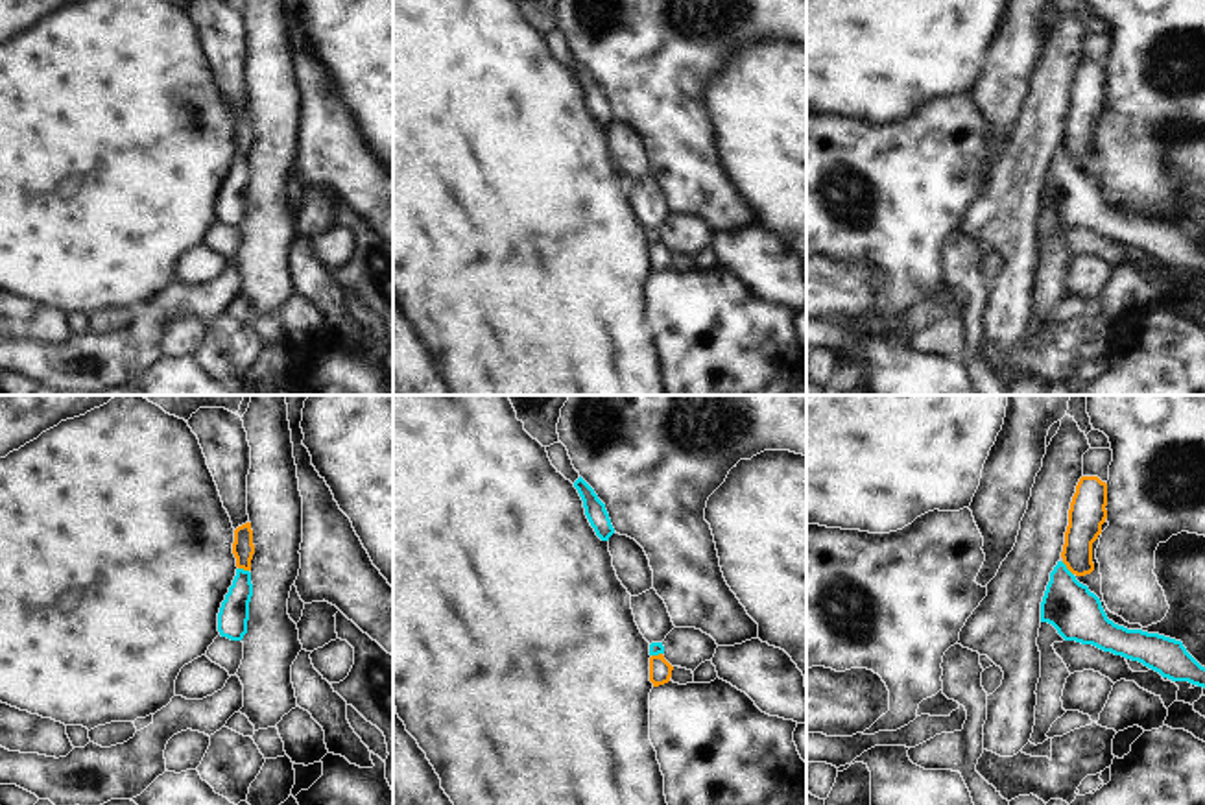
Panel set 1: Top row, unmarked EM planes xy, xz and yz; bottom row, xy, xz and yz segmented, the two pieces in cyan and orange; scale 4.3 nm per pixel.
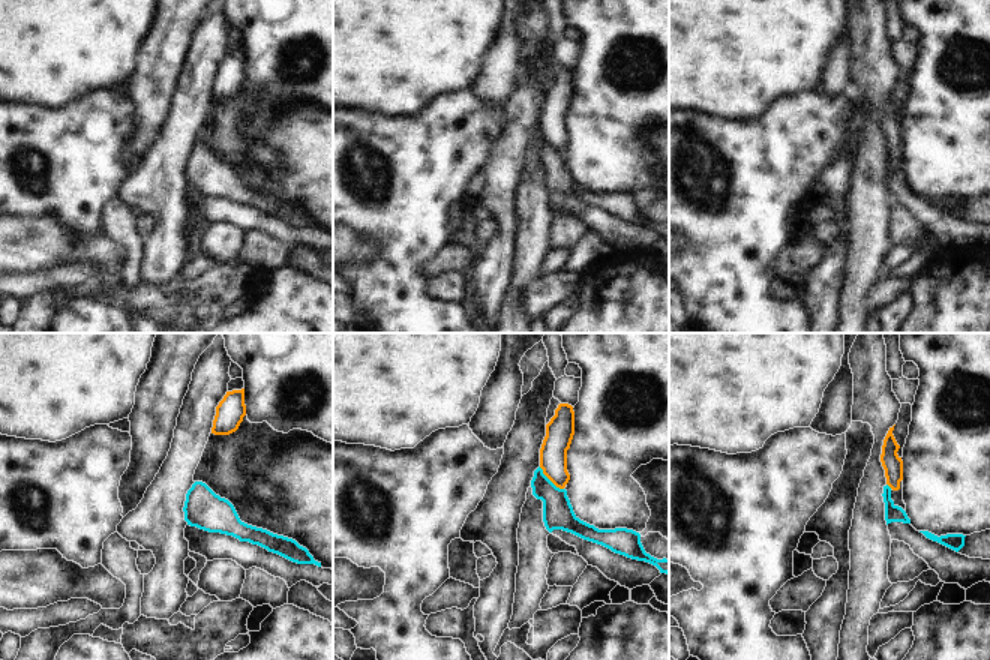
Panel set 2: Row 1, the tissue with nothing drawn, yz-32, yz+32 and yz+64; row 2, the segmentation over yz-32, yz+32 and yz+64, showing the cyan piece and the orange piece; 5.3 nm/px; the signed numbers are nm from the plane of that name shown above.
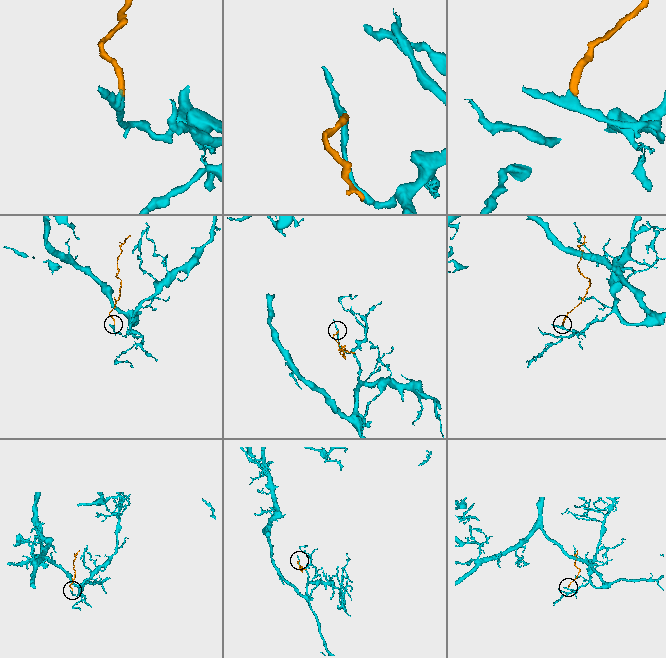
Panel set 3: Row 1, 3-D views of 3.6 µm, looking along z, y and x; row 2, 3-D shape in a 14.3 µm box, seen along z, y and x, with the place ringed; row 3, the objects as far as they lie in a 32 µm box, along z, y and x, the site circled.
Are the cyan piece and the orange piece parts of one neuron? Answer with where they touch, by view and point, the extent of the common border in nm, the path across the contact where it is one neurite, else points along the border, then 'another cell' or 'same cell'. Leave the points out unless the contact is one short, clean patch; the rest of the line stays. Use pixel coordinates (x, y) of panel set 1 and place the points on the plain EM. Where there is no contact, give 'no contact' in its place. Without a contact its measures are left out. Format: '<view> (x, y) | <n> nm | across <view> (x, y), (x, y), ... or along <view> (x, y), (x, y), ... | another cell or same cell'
yz (1067, 156) | 80 nm | along yz (1061, 148), (1073, 161) | another cell

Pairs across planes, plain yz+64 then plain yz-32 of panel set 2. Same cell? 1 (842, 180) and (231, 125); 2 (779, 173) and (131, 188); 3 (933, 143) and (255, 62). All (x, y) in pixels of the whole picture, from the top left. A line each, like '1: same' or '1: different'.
1: different
2: different
3: same

